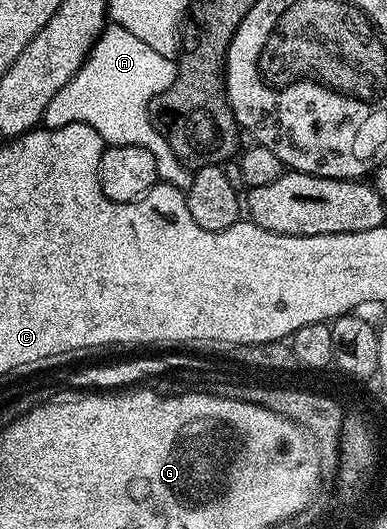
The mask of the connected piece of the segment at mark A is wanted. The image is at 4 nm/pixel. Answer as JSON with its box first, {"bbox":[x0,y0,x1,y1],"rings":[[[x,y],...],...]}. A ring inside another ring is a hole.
{"bbox":[44,26,190,189],"rings":[[[106,26],[90,49],[85,63],[47,105],[44,126],[66,127],[82,123],[91,125],[91,129],[95,129],[106,144],[115,147],[139,145],[155,157],[158,180],[184,189],[189,185],[190,168],[177,160],[171,145],[167,145],[165,138],[152,125],[147,126],[150,101],[156,95],[162,95],[176,76],[177,64],[173,59],[163,57],[163,53],[155,53],[151,45],[139,41],[139,37],[135,37],[135,33],[127,33],[127,29]]]}

